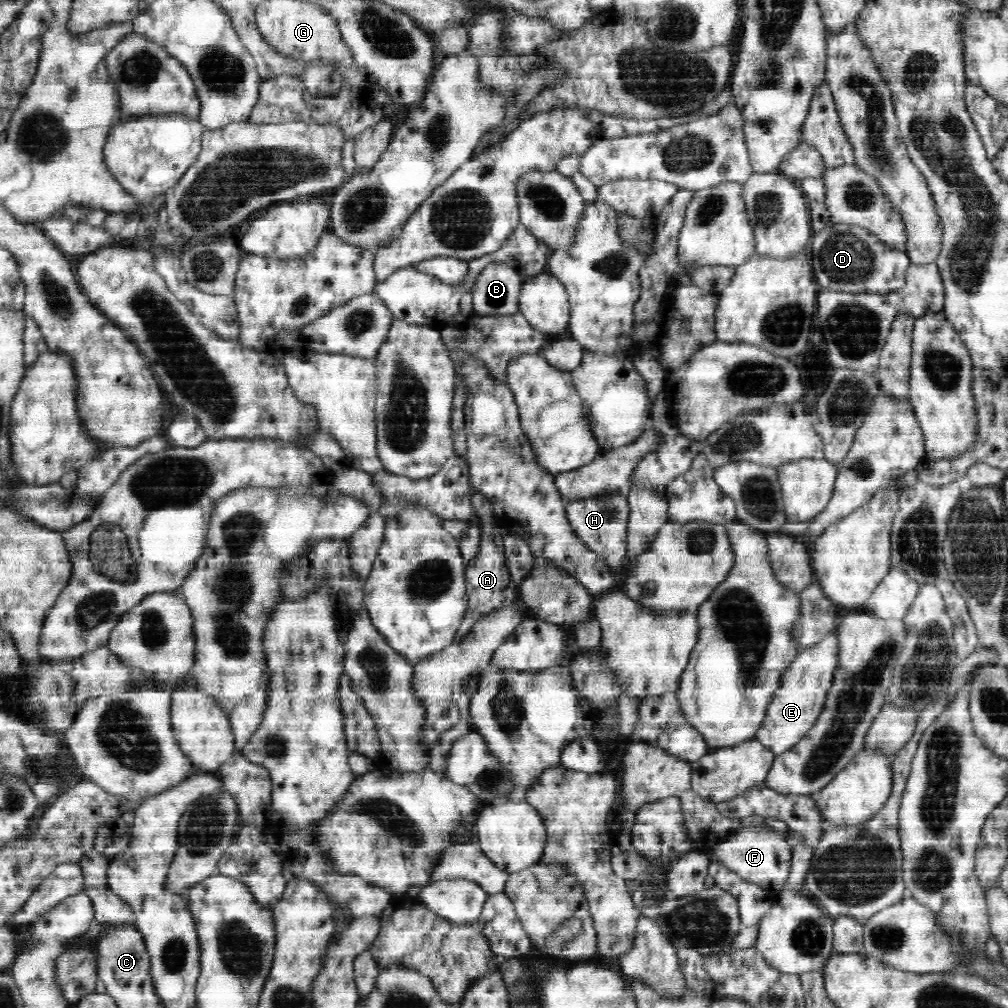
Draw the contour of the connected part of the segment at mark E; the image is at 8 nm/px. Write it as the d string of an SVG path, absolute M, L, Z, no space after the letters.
M834 627L814 646L800 651L796 660L784 672L780 688L767 706L766 718L754 738L776 757L788 752L820 720L825 700L839 668L840 648L836 630L838 627Z

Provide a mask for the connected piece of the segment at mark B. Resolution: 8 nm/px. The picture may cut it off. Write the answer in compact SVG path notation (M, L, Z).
M490 261L472 286L473 313L478 317L513 316L519 313L517 296L523 279L510 263Z

